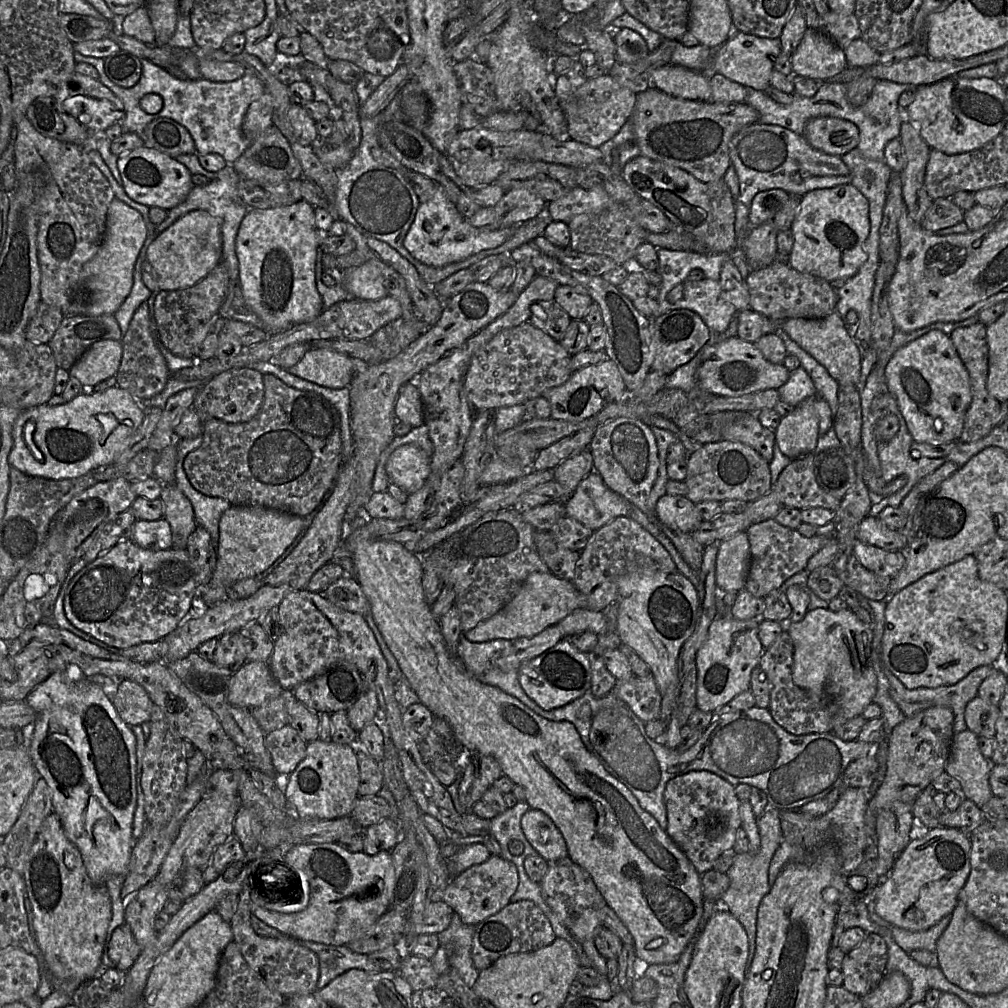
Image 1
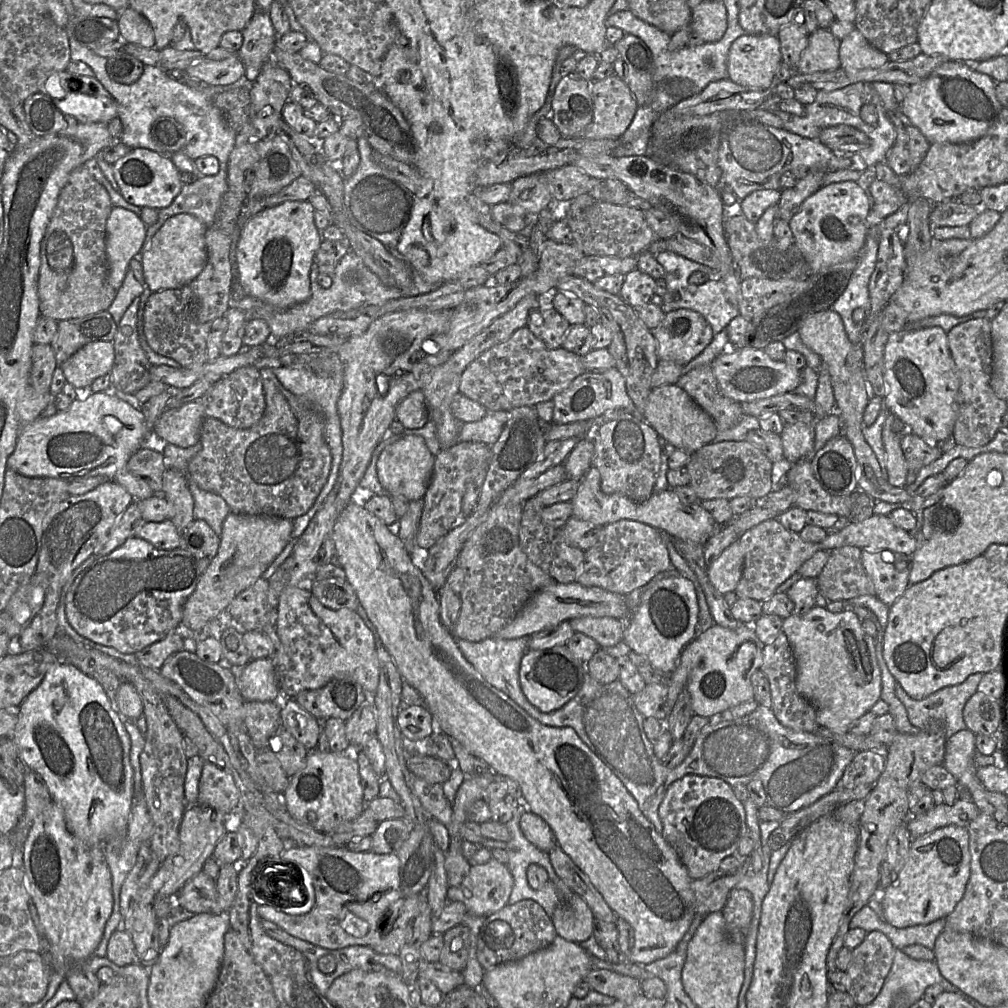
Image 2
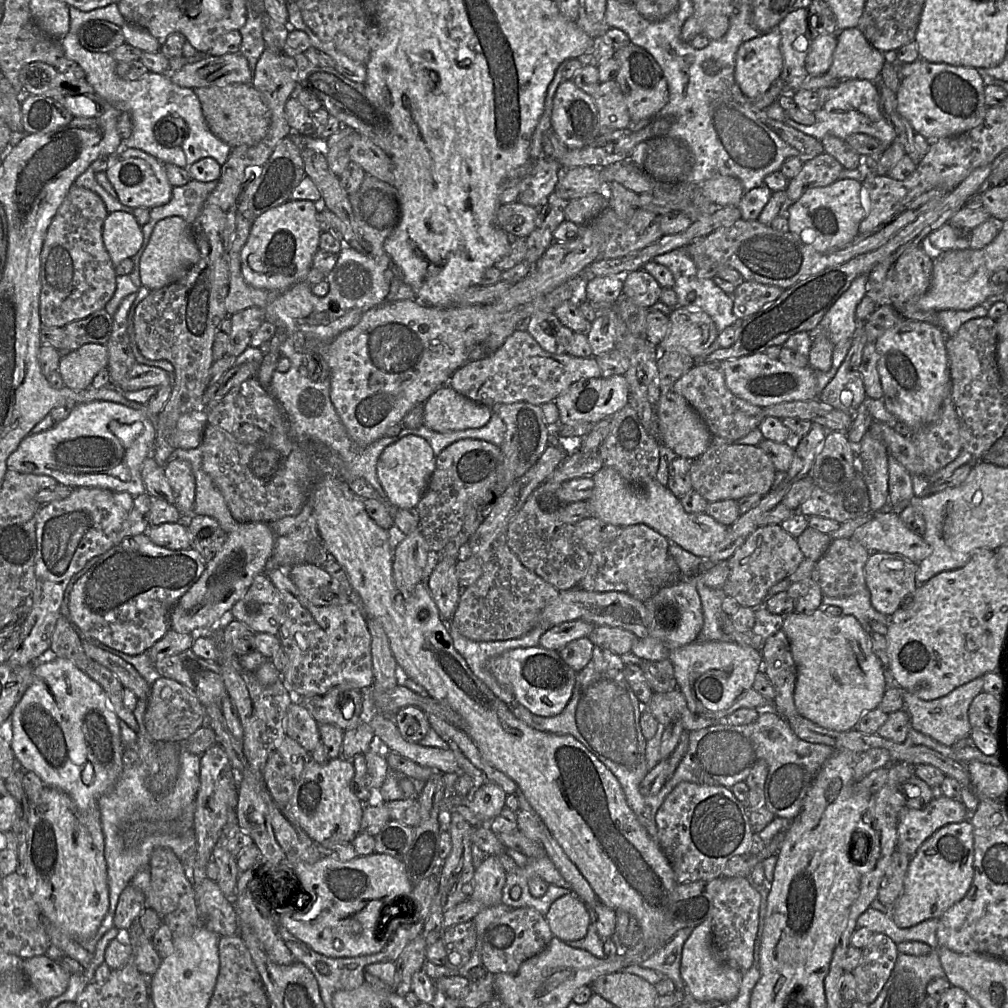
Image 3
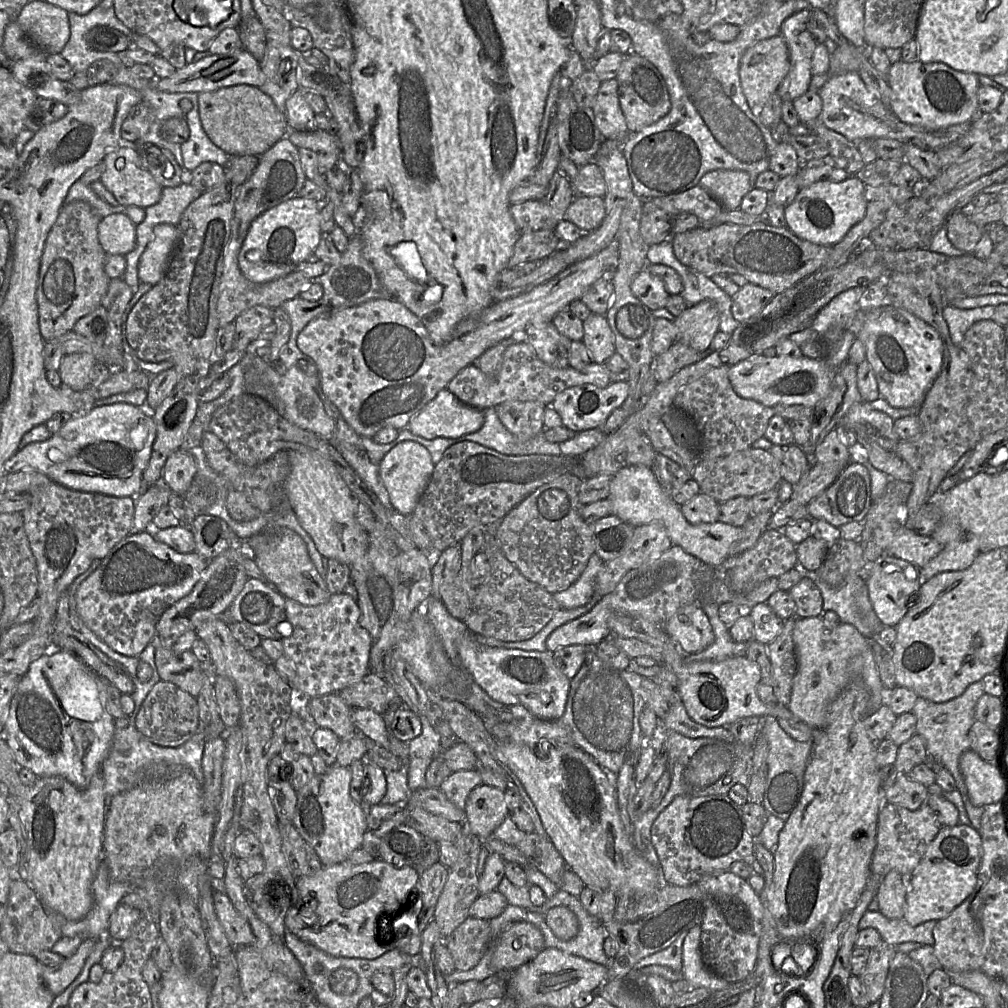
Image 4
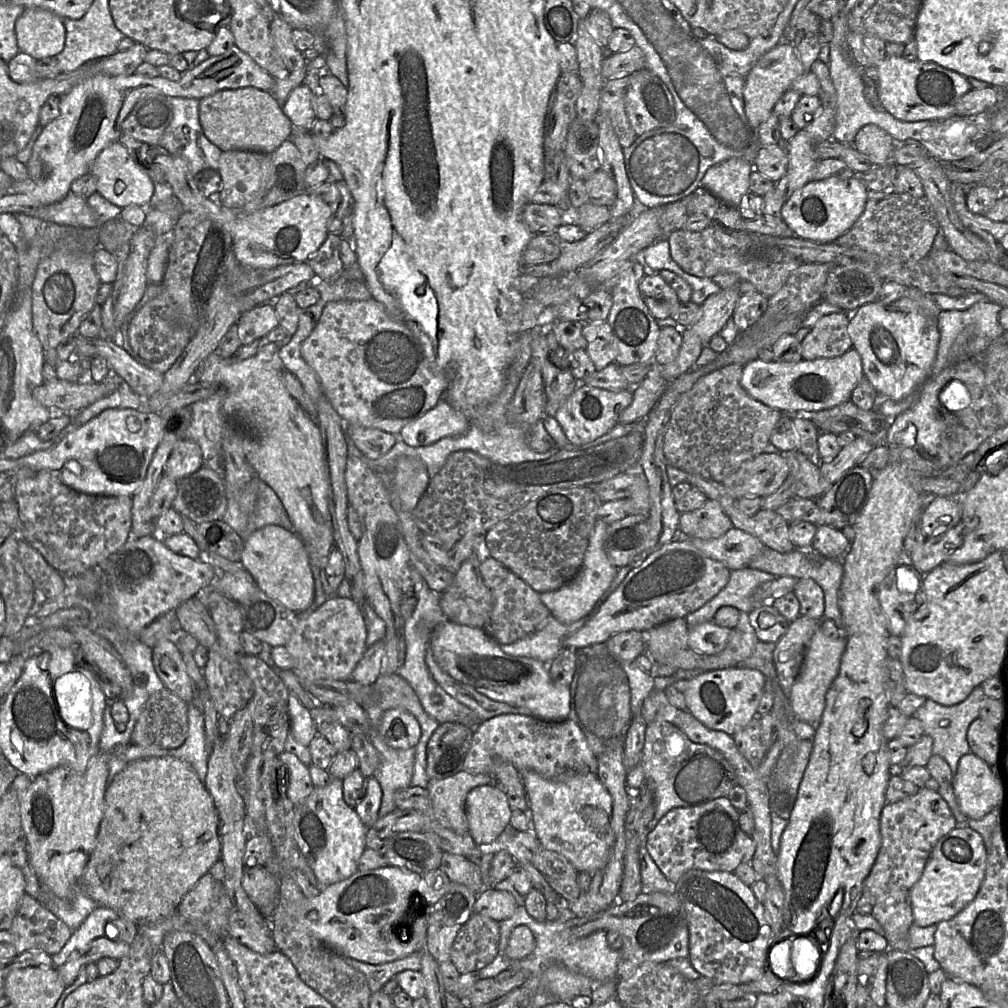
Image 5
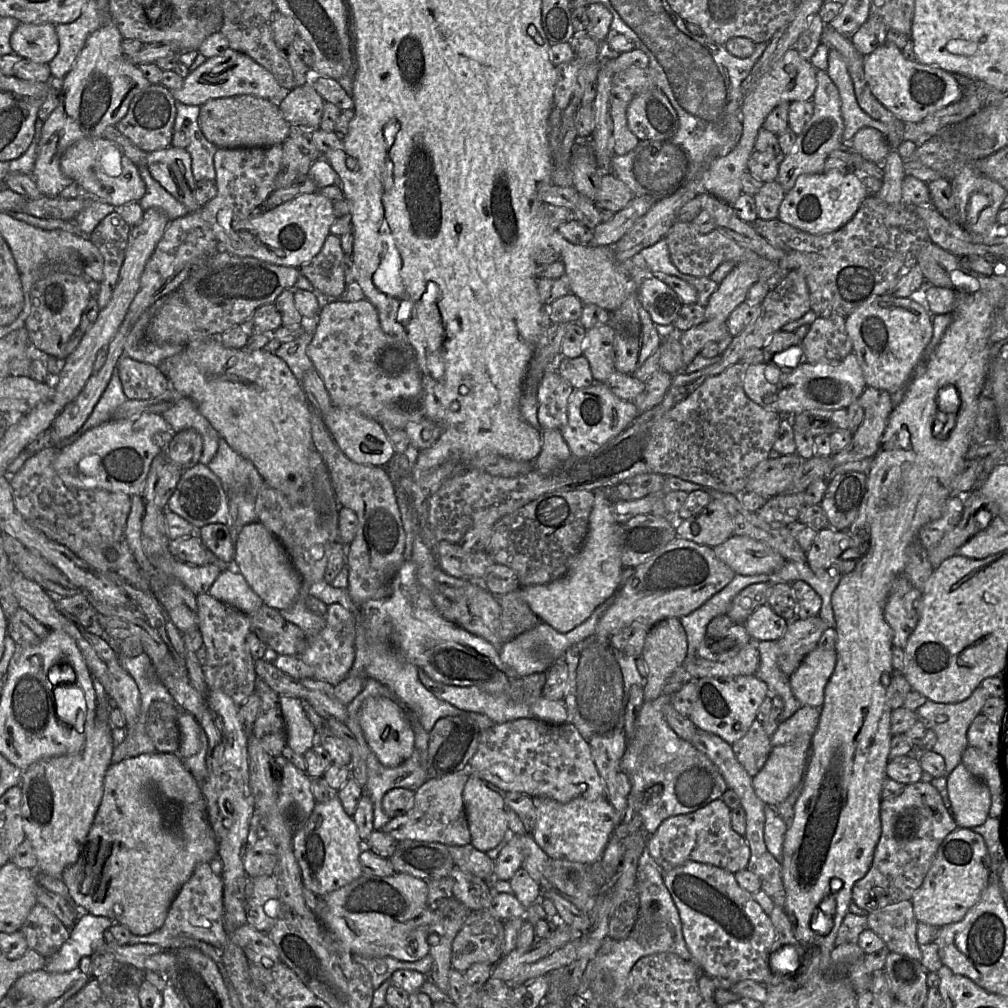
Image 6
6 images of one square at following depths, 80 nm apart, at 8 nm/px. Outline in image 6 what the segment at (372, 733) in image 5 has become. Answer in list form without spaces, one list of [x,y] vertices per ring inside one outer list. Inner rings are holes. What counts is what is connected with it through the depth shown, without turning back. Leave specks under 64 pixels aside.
[[[414,749],[410,757],[395,767],[382,765],[374,753],[368,753],[366,759],[362,753],[360,755],[366,762],[367,781],[363,787],[363,791],[370,797],[373,803],[373,829],[381,830],[390,819],[382,808],[381,801],[384,795],[394,788],[407,788],[415,791],[417,786],[420,787],[428,779],[428,774],[426,770],[422,770],[421,758],[416,749]]]

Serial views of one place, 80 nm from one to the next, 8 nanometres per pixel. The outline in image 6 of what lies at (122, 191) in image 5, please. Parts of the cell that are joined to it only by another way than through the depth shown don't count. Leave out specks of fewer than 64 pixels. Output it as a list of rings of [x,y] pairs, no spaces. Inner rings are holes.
[[[99,138],[79,140],[66,149],[60,160],[65,176],[80,184],[91,197],[102,200],[115,208],[139,202],[146,192],[146,185],[136,166],[114,142]]]

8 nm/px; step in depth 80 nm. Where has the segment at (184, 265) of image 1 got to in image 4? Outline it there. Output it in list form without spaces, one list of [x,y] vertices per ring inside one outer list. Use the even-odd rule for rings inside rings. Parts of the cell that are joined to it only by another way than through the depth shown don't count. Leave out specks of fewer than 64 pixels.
[[[158,224],[139,261],[139,280],[157,285],[164,277],[178,241],[177,226]]]

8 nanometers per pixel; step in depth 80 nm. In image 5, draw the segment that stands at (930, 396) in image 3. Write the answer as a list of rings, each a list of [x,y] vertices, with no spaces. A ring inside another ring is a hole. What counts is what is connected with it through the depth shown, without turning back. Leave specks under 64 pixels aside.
[[[902,297],[889,304],[866,303],[850,316],[849,335],[862,359],[864,377],[866,377],[881,397],[900,401],[918,390],[928,379],[936,360],[940,334],[937,320],[928,316],[921,307],[909,297]]]

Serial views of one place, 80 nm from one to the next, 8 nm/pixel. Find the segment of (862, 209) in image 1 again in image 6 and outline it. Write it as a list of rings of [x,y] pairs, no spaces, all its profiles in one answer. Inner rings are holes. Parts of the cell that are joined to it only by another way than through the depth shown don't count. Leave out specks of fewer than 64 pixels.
[[[836,171],[803,174],[797,178],[793,188],[785,194],[779,206],[777,219],[810,234],[827,234],[838,230],[849,222],[868,195],[861,175],[843,175]]]

